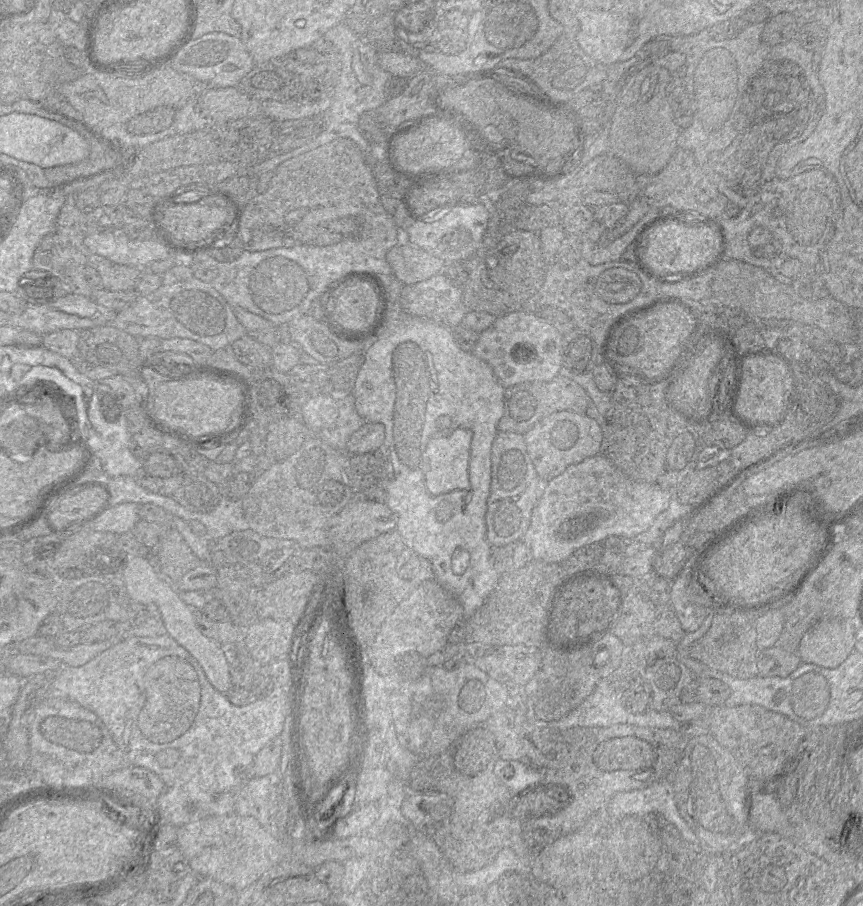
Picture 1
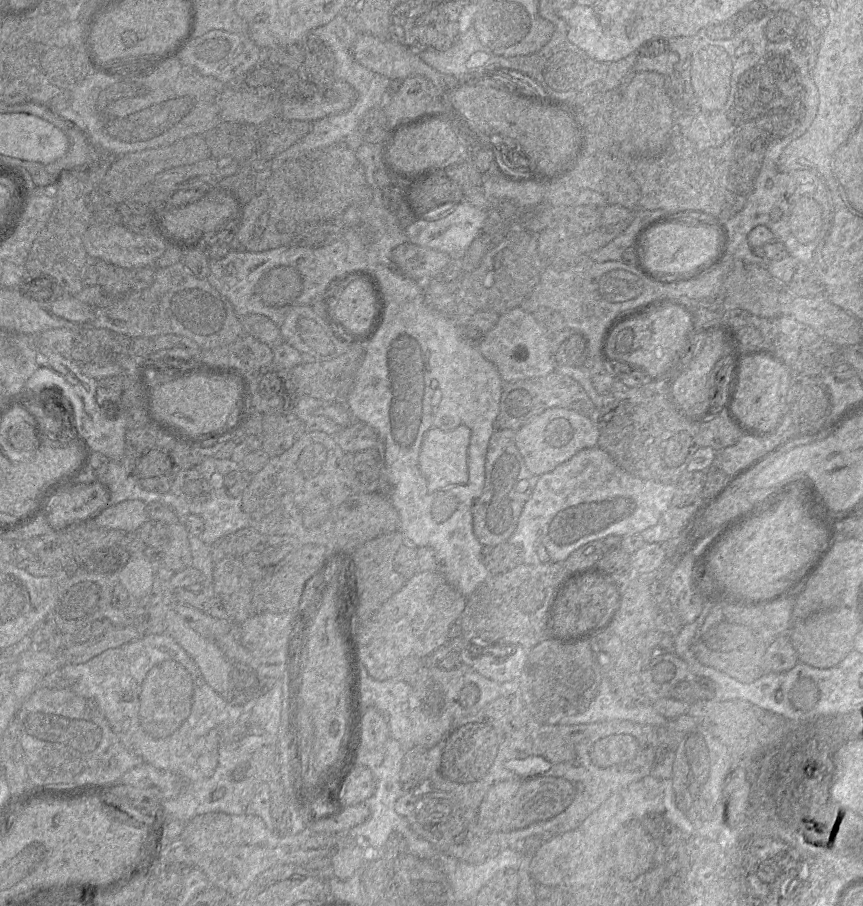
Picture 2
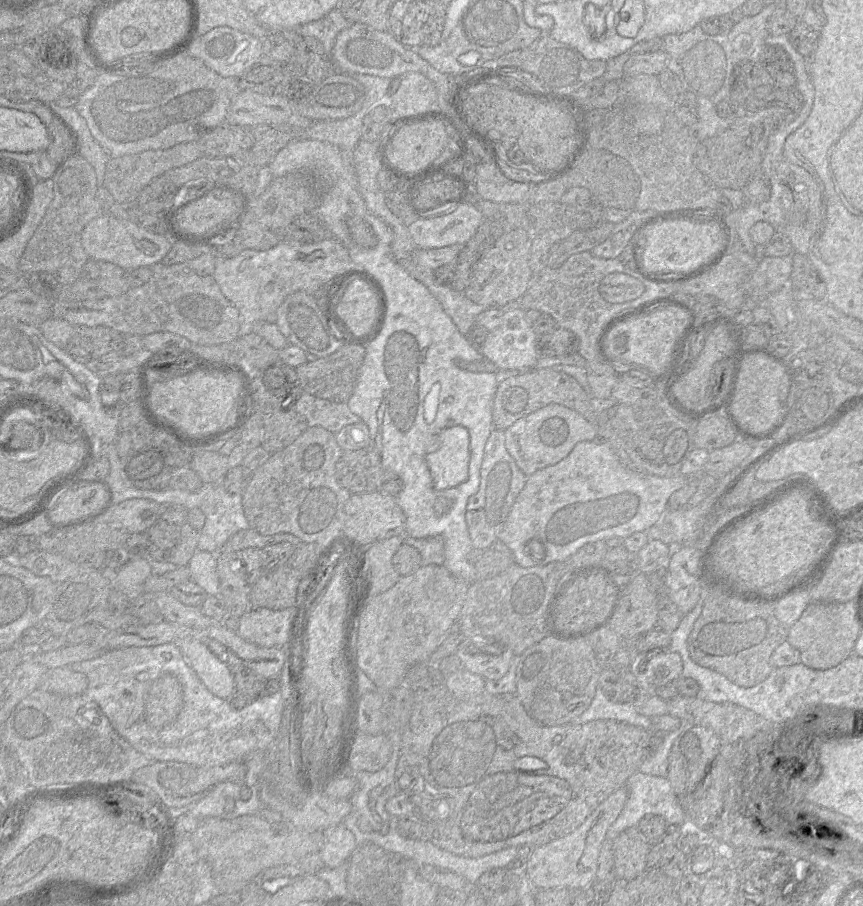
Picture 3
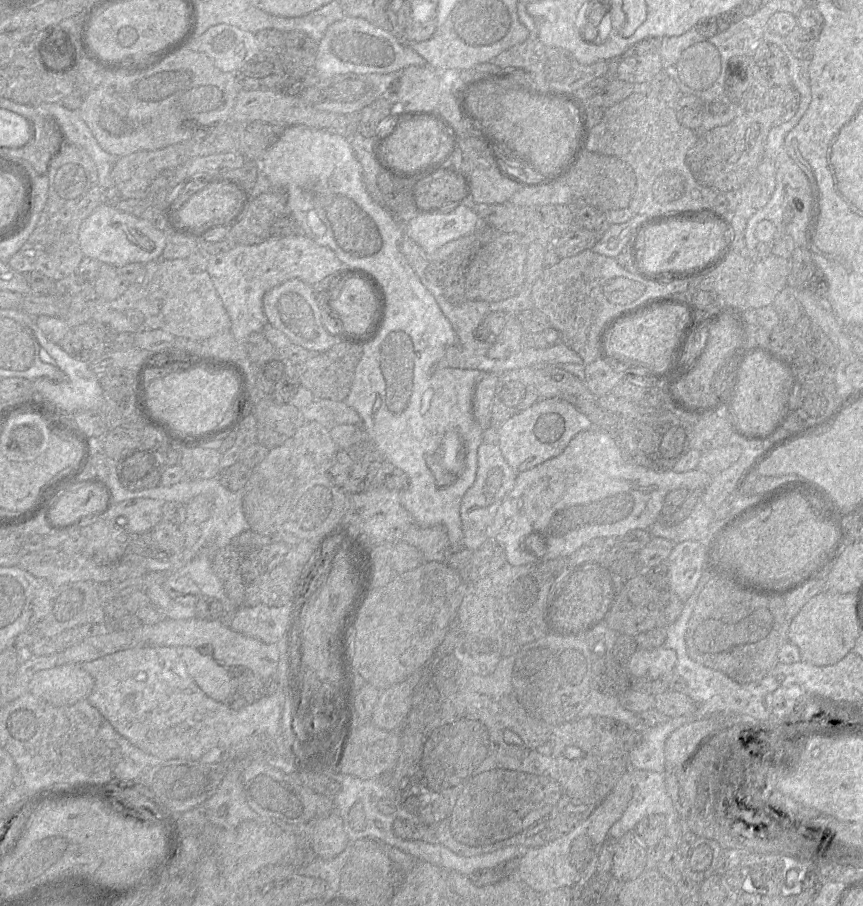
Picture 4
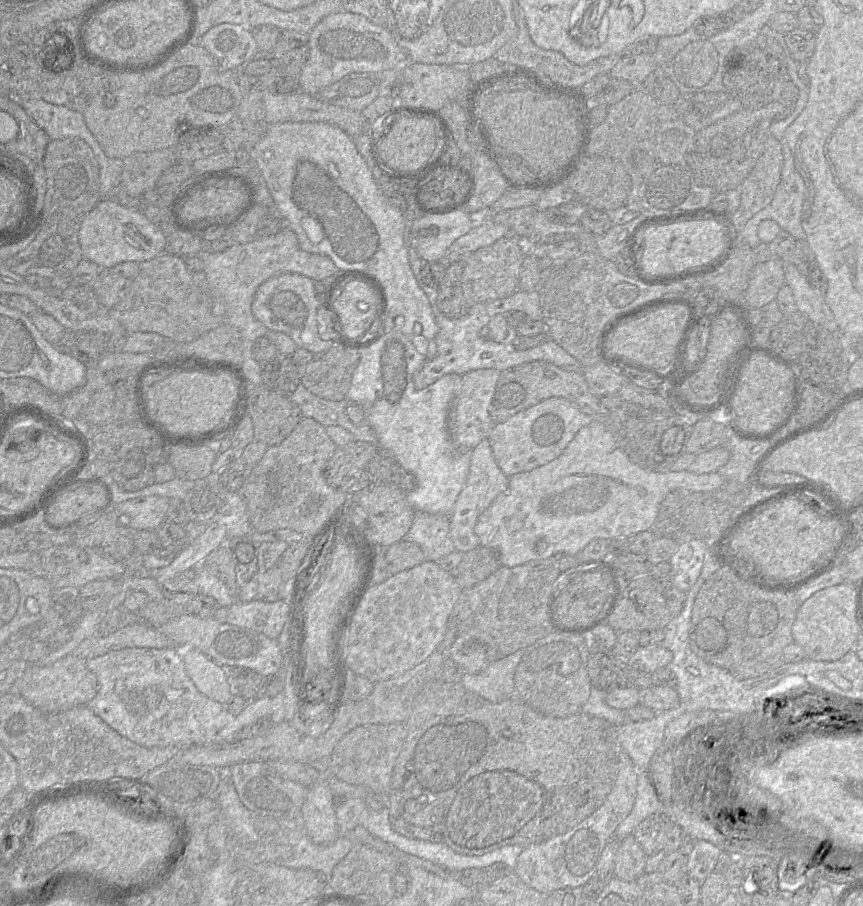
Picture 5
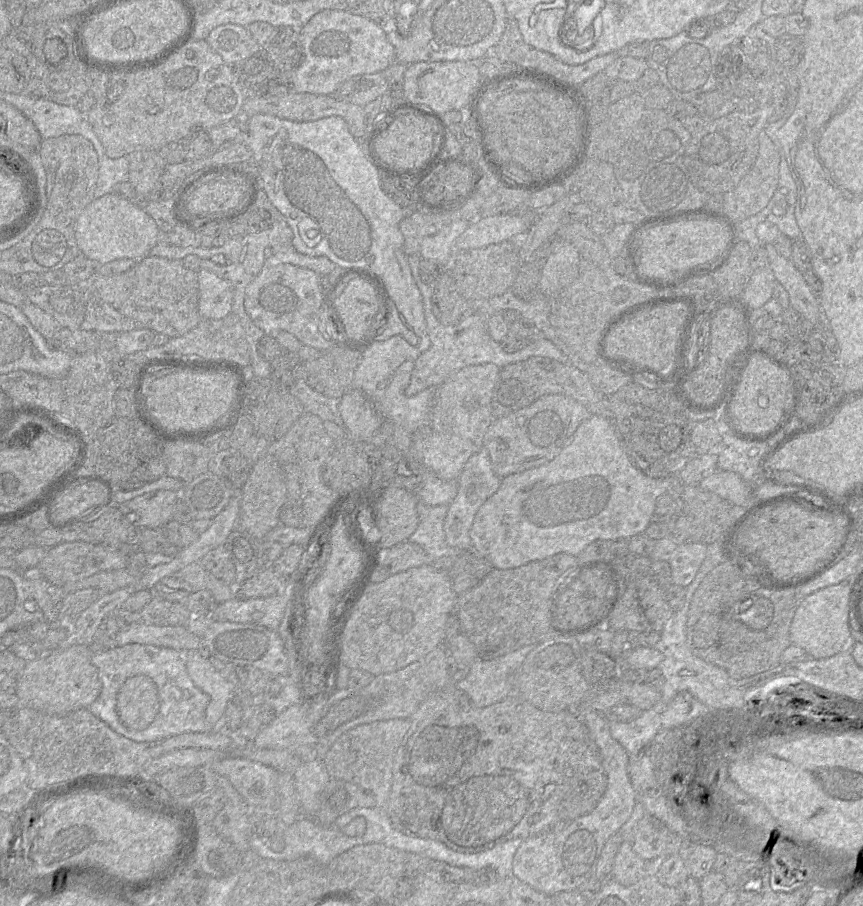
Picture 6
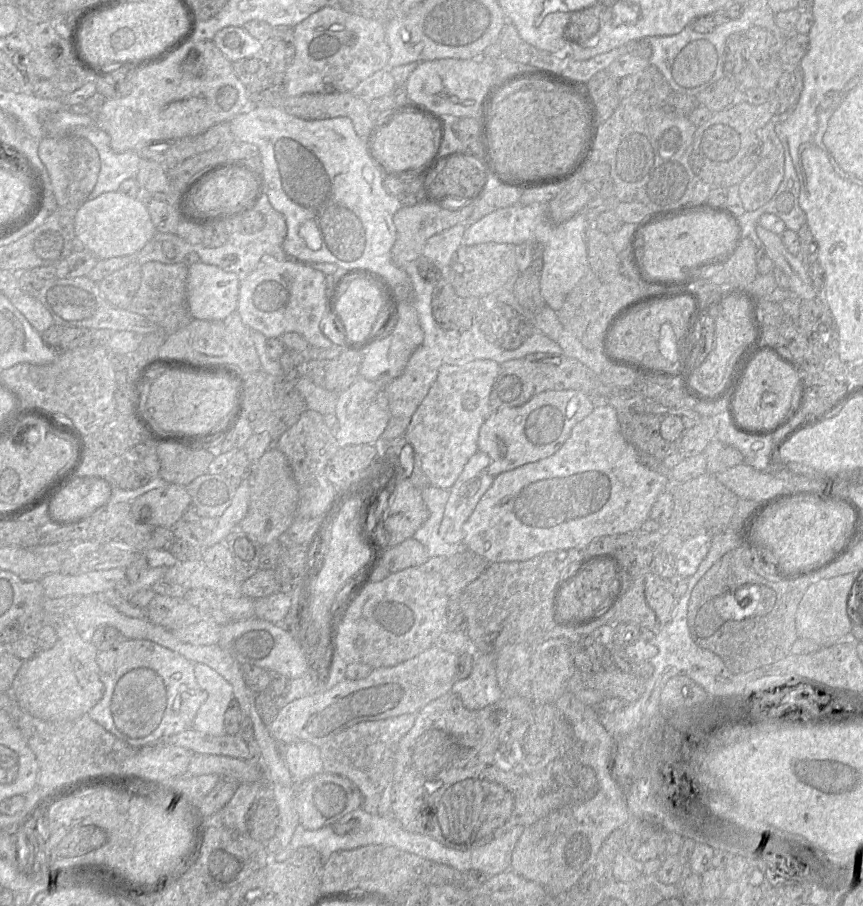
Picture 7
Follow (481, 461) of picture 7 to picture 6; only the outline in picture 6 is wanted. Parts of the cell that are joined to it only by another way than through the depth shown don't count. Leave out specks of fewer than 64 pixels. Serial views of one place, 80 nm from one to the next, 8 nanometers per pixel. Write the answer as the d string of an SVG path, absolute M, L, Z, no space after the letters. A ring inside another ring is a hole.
M484 446L468 459L457 479L458 492L448 505L444 522L445 538L450 546L462 551L472 550L470 529L474 517L482 504L498 490L501 480L502 478L493 471L489 452Z

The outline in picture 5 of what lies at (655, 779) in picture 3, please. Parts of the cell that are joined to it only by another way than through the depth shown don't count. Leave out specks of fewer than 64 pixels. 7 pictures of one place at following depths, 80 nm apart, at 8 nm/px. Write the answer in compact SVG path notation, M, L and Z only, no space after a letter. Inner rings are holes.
M638 771L638 790L630 814L617 827L615 836L624 839L633 835L636 827L654 814L663 814L663 803L660 800L647 771Z

